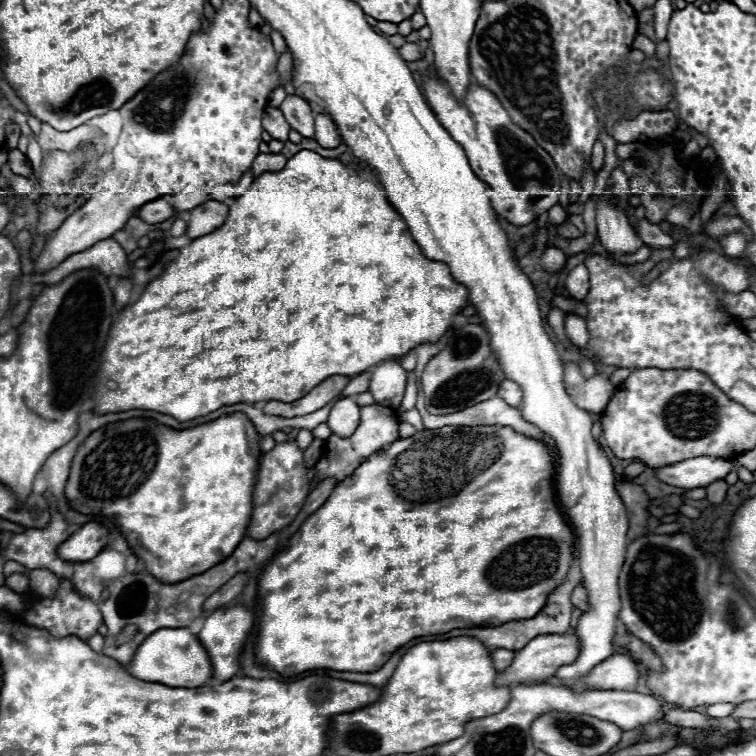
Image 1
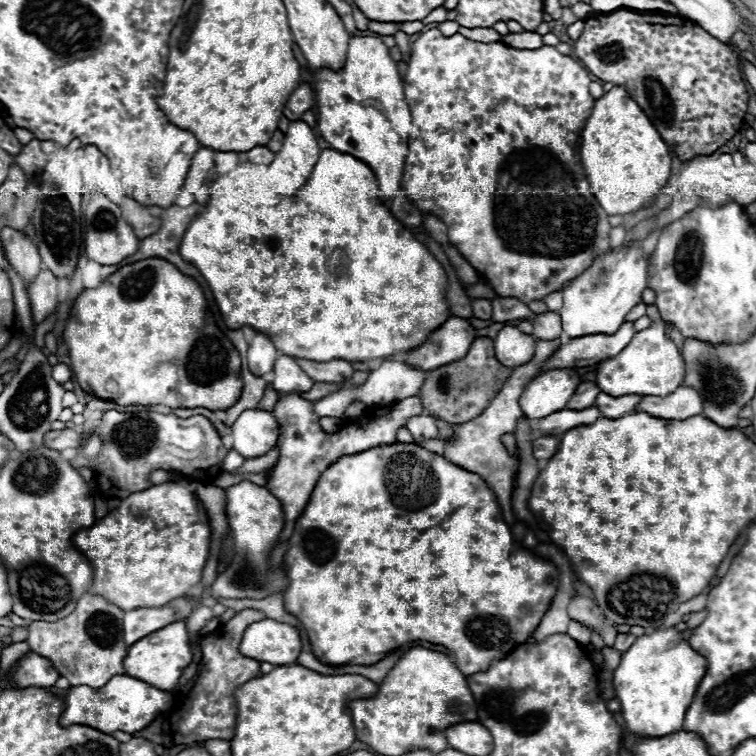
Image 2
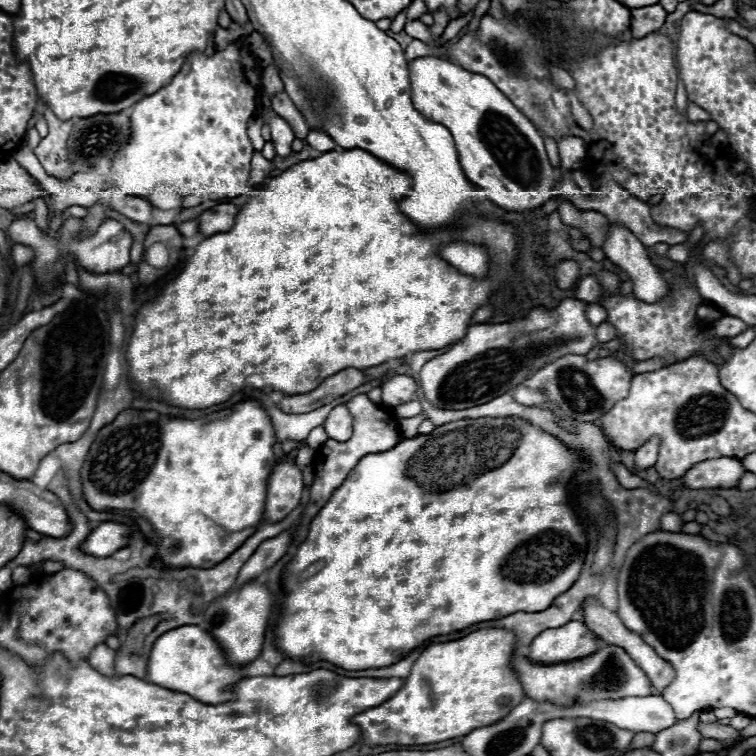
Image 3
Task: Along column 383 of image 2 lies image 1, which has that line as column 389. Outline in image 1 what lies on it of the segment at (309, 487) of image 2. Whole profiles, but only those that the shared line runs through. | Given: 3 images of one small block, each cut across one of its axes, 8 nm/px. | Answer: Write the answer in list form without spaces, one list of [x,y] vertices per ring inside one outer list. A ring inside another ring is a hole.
[[[372,404],[372,406],[360,406],[360,426],[356,428],[356,432],[350,438],[338,438],[338,436],[330,436],[324,442],[324,454],[316,464],[316,476],[318,480],[324,478],[334,478],[336,482],[342,482],[344,478],[348,478],[368,456],[372,456],[374,452],[390,446],[392,442],[396,442],[398,436],[398,416],[396,410],[380,406],[380,404]]]

